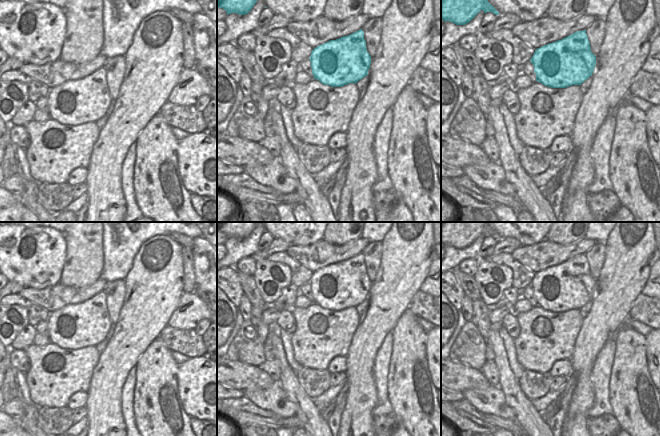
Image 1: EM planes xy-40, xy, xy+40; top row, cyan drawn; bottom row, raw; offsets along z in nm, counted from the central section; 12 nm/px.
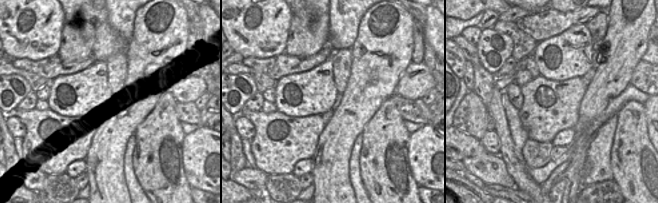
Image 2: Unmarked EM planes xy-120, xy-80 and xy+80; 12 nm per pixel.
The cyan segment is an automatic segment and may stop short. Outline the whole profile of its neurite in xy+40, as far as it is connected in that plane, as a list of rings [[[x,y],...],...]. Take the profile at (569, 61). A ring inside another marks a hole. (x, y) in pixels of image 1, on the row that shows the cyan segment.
[[[583,30],[536,49],[530,62],[534,66],[536,82],[516,91],[519,112],[526,104],[526,124],[533,122],[530,119],[531,111],[537,110],[532,105],[532,96],[528,95],[532,87],[559,94],[560,88],[581,85],[592,76],[596,56],[591,52],[586,30]]]

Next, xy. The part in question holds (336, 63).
[[[362,29],[336,40],[330,40],[322,45],[317,46],[311,52],[310,56],[313,79],[307,84],[292,84],[291,89],[295,95],[296,107],[291,111],[291,115],[299,110],[302,112],[302,124],[308,123],[306,119],[307,111],[312,112],[315,98],[311,102],[308,101],[307,88],[312,87],[321,93],[333,92],[336,87],[342,87],[350,83],[357,83],[359,80],[368,75],[371,64],[371,56],[367,52],[366,41]]]

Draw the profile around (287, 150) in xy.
[[[279,112],[272,113],[272,128],[274,136],[277,136],[280,144],[279,157],[285,168],[294,169],[291,158],[294,156],[295,148],[289,142],[286,130],[284,128],[283,119]]]

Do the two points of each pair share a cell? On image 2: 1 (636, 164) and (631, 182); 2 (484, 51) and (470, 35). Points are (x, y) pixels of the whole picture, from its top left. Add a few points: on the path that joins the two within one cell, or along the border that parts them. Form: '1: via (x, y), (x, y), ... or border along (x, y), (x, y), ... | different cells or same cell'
1: border along (634, 148), (623, 155), (623, 170), (641, 175) | different cells
2: border along (483, 30), (476, 45) | different cells

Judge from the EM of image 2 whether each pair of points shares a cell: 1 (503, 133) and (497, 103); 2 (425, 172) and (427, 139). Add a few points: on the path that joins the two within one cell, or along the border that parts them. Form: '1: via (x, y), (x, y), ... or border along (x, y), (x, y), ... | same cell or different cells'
1: via (501, 126), (497, 110) | same cell
2: via (427, 164), (427, 147) | same cell

